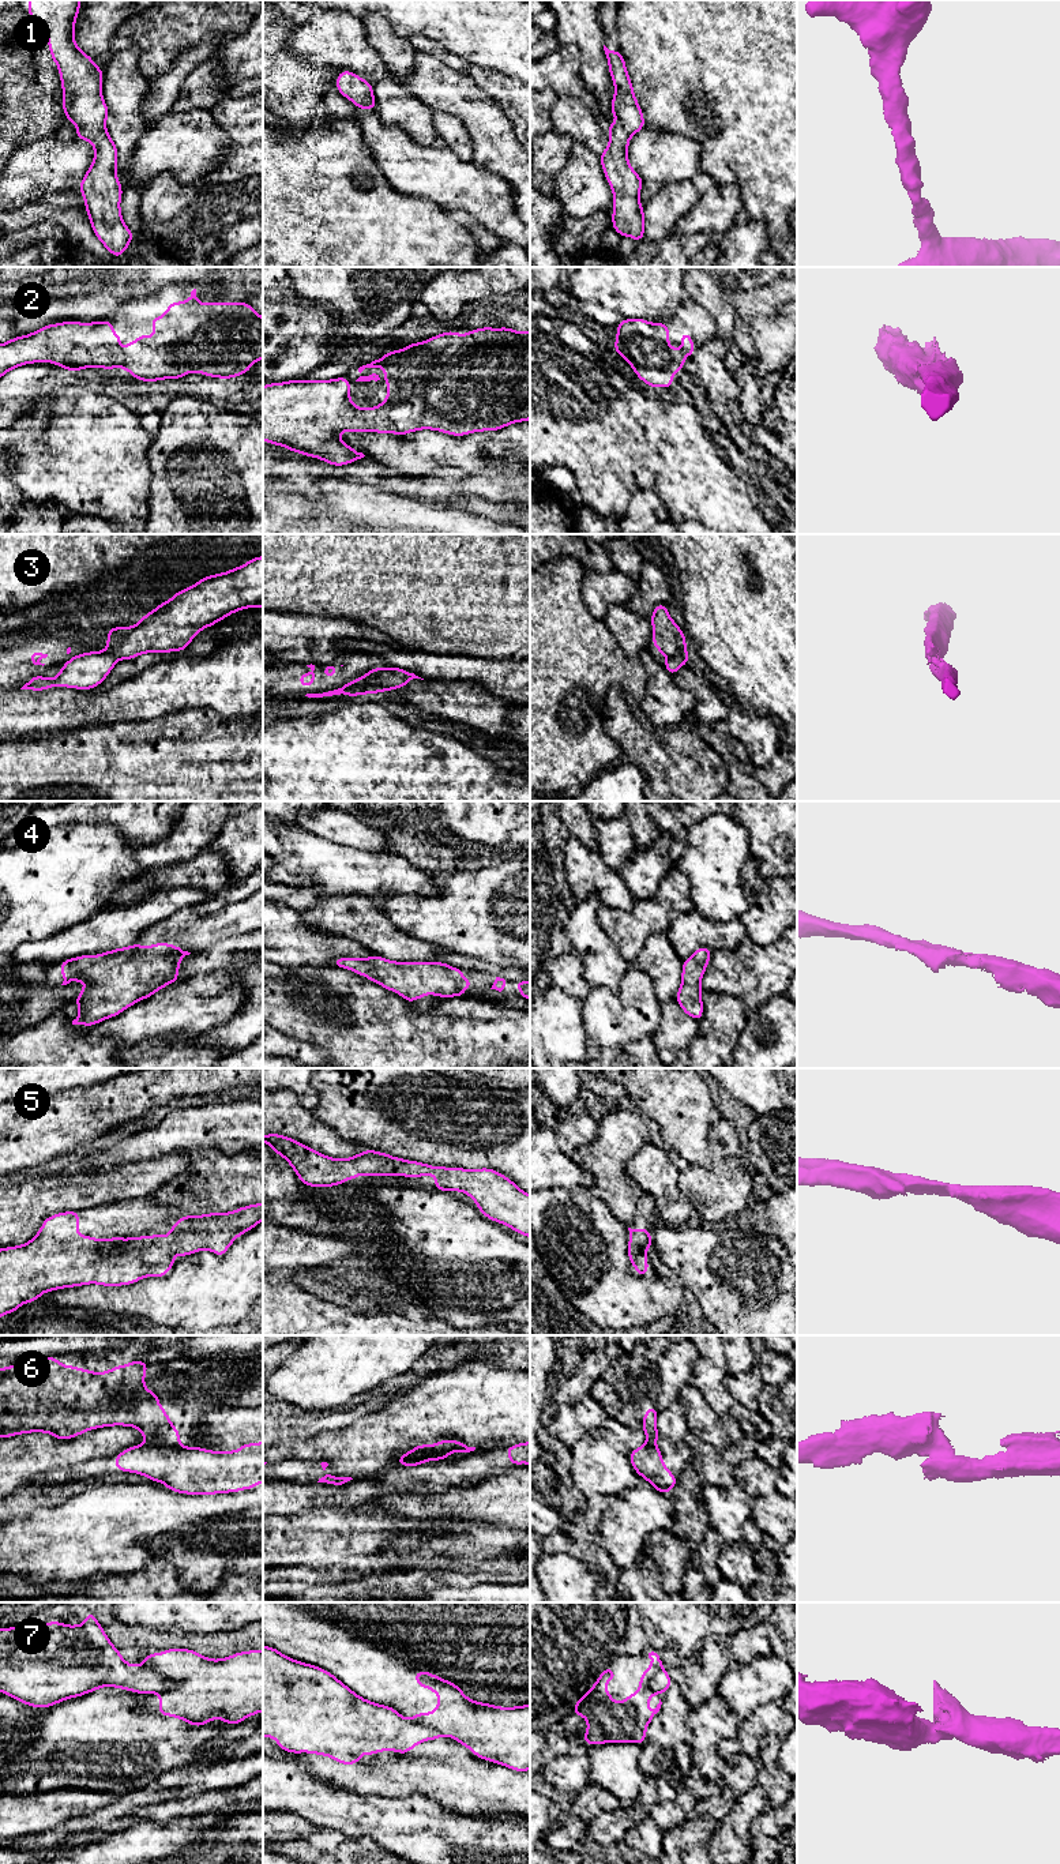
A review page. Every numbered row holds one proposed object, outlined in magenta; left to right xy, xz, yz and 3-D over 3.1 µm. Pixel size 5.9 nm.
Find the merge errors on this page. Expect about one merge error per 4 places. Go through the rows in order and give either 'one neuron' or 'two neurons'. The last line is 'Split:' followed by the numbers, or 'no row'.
1: one neuron
2: one neuron
3: two neurons
4: one neuron
5: one neuron
6: two neurons
7: two neurons
Split: 3, 6, 7

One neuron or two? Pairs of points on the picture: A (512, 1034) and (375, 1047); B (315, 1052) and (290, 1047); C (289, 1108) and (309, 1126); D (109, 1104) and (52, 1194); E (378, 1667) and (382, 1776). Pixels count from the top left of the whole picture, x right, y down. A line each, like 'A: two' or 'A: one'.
A: one
B: one
C: one
D: two
E: two

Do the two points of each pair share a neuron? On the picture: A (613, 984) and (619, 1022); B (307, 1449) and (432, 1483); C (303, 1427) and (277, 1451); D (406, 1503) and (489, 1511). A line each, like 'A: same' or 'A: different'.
A: different
B: different
C: different
D: same

